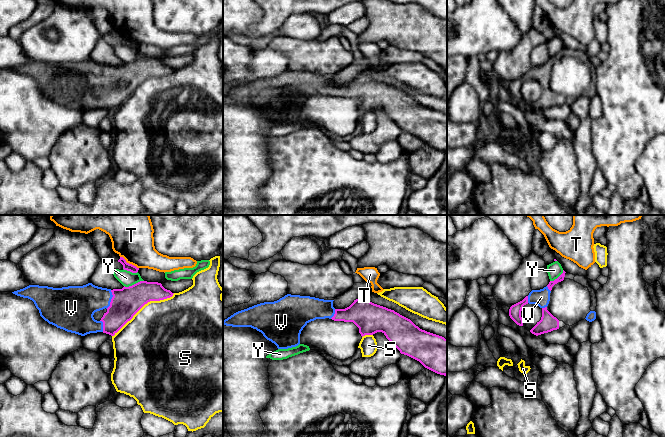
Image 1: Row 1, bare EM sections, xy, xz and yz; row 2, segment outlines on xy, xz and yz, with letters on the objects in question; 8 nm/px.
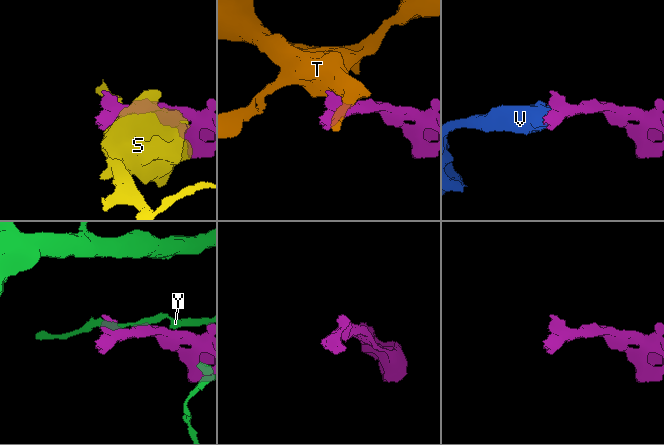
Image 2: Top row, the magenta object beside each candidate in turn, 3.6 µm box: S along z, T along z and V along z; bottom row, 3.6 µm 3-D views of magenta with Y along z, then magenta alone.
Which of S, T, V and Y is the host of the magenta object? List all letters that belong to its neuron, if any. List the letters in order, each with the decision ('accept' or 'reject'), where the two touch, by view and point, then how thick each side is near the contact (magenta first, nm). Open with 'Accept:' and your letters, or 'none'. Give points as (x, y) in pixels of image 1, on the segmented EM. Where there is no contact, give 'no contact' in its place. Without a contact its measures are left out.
Accept: V
S: reject; contact xy (143, 305); calibres 240 and 480 nm
T: reject; contact xy (128, 263); calibres 60 and 360 nm
V: accept; contact xy (111, 299); calibres 240 and 280 nm
Y: reject; contact xy (134, 284); calibres 240 and 120 nm

